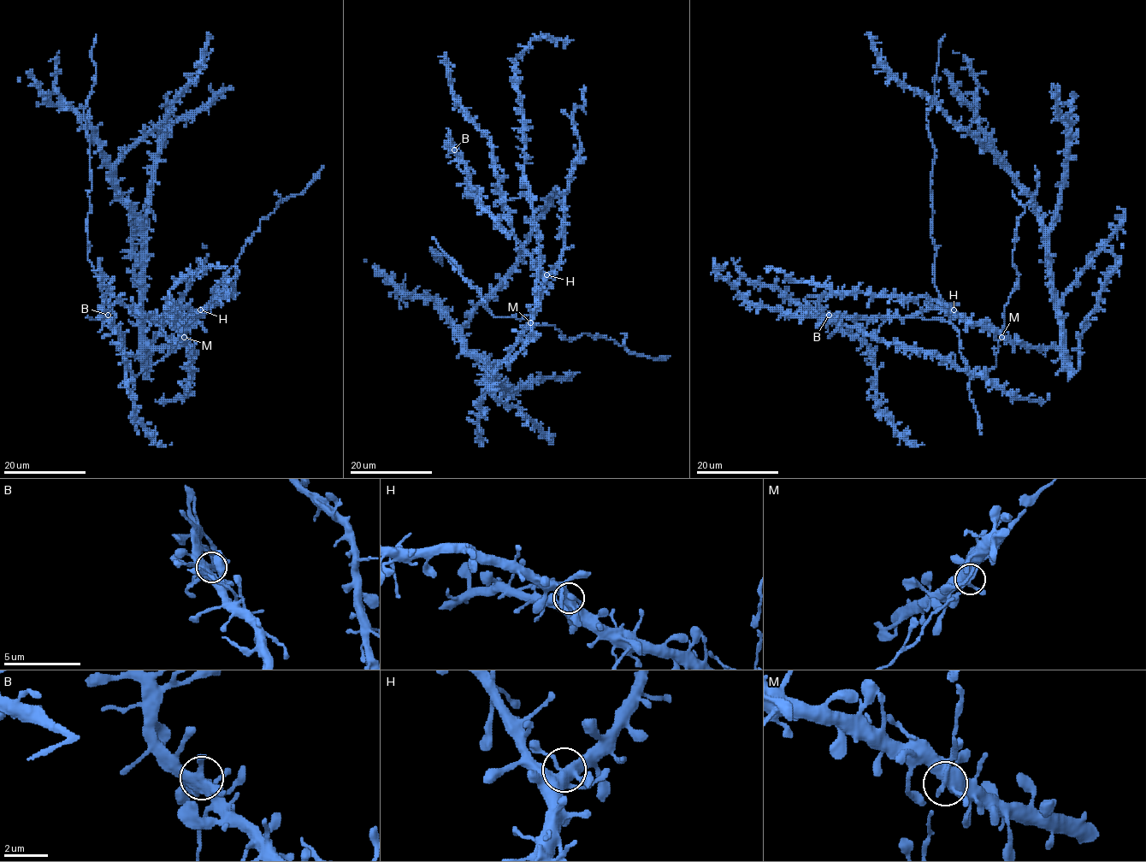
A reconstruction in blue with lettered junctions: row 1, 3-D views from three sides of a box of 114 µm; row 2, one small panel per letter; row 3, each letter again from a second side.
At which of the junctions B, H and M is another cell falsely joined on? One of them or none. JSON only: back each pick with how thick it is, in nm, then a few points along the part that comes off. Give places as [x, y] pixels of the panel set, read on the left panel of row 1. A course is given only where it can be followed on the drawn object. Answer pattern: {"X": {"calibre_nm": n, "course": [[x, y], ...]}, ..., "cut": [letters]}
{"cut": []}

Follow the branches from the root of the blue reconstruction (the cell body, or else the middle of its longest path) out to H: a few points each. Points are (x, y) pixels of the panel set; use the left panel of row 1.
H: (181, 334), (196, 321), (200, 309)

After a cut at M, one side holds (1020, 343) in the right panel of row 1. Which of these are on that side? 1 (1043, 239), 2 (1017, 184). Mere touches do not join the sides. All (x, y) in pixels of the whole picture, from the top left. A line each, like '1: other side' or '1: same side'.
1: same side
2: same side

